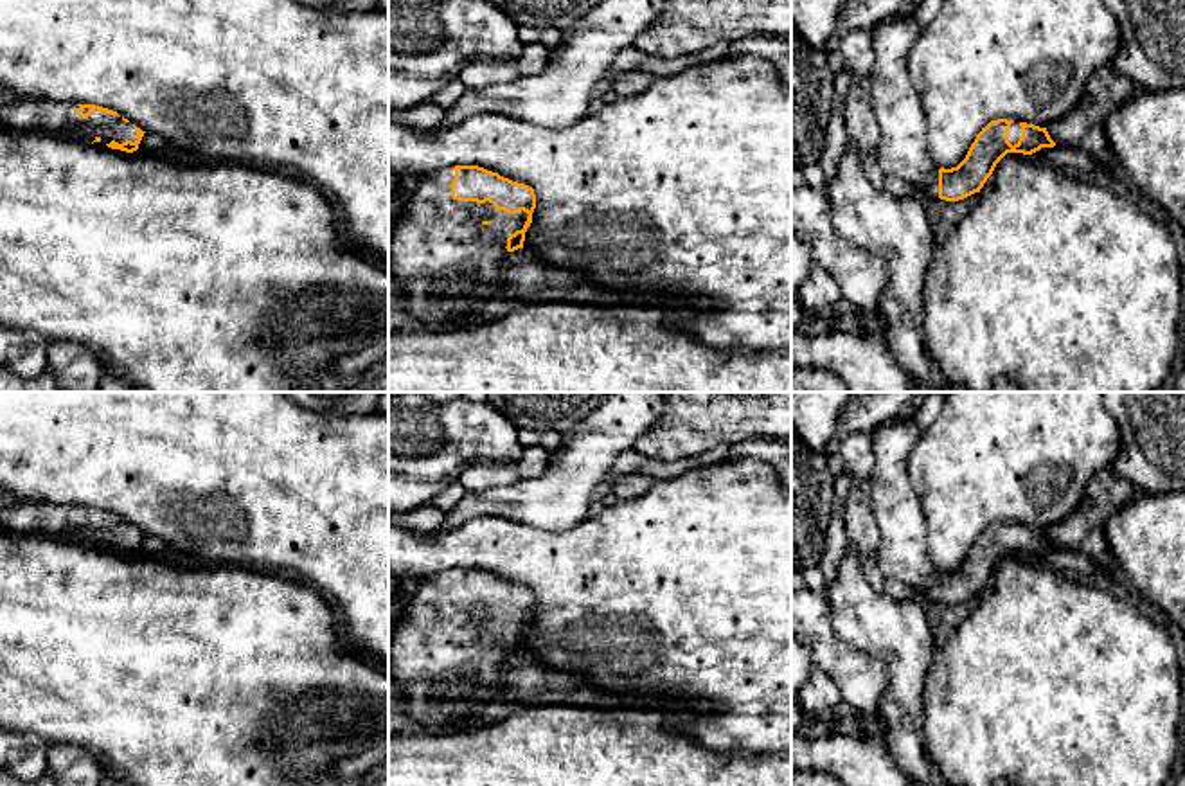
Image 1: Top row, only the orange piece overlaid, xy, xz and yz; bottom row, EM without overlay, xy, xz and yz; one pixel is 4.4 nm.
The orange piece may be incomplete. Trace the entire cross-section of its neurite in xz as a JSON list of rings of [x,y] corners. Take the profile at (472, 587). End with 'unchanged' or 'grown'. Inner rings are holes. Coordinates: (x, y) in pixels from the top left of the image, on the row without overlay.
[[[455,568],[419,581],[388,640],[388,673],[403,689],[403,709],[426,734],[451,734],[493,700],[502,667],[523,651],[536,612],[534,592],[478,568]]] | grown

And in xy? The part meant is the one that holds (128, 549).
[[[16,502],[2,507],[0,531],[23,538],[36,534],[79,545],[102,545],[126,556],[137,554],[146,536],[113,513],[47,502]]] | grown

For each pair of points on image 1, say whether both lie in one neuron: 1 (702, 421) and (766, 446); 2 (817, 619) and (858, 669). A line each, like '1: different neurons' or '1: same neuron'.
1: different neurons
2: same neuron

